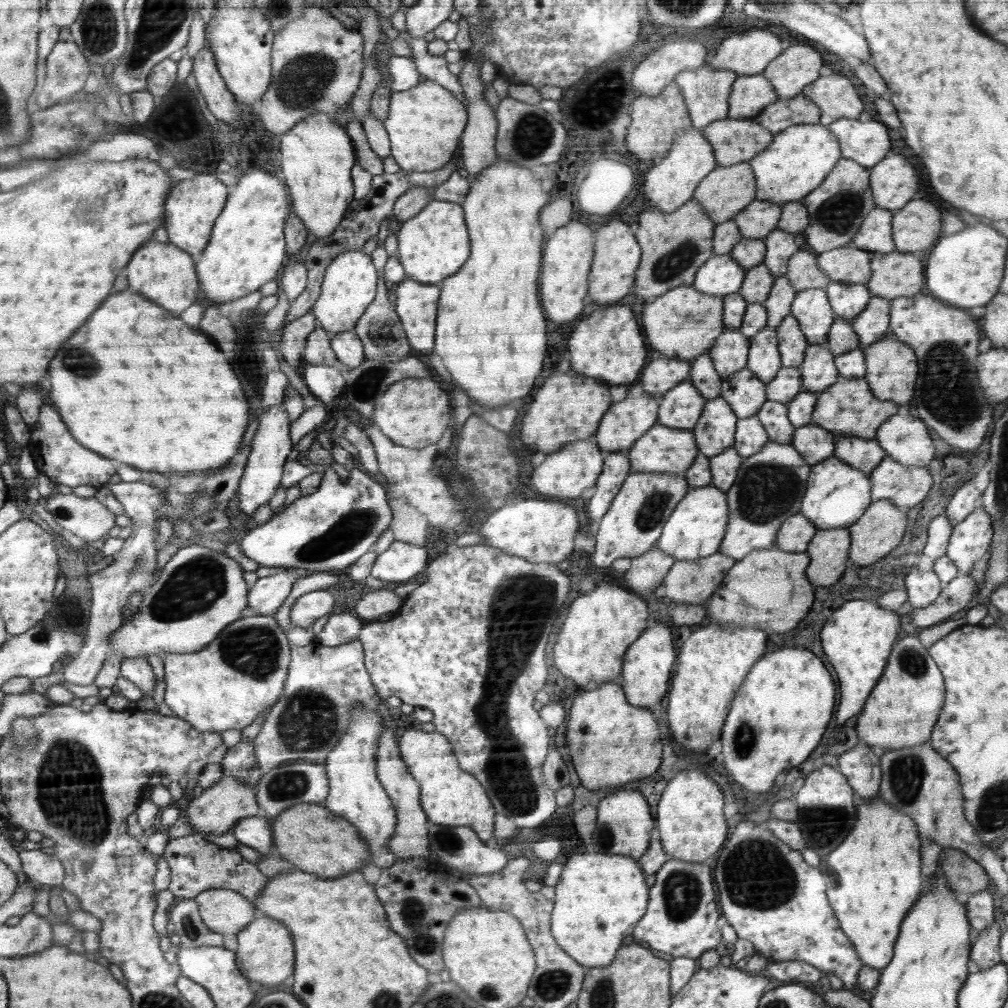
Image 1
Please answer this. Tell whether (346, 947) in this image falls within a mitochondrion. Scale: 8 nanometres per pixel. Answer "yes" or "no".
no

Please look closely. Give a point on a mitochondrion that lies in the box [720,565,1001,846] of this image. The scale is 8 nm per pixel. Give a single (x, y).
(907, 773)

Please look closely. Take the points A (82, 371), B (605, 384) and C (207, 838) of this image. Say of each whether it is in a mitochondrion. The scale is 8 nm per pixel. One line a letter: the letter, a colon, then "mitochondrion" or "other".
A: mitochondrion
B: other
C: other

